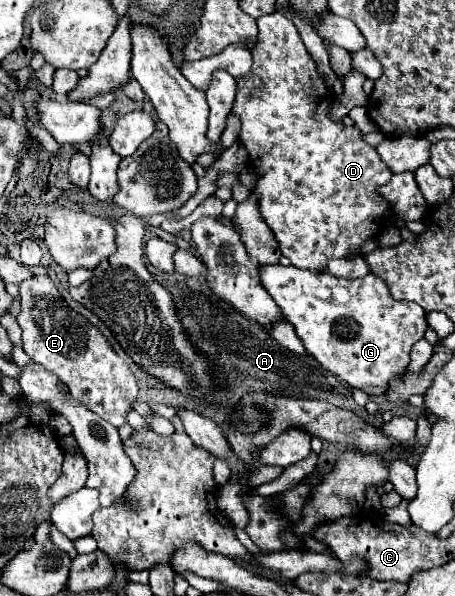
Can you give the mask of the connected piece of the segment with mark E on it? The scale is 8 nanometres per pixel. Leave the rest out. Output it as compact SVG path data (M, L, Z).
M38 275L30 277L20 285L20 315L18 315L18 325L22 327L22 341L24 341L24 351L28 357L32 357L36 363L44 365L48 371L56 373L64 385L70 387L70 393L84 403L90 411L112 423L114 427L120 427L126 423L126 413L132 409L132 401L138 395L138 385L136 379L130 371L130 367L114 353L112 345L104 339L104 335L94 327L86 317L70 309L70 305L62 299L58 293L54 281L48 275Z

